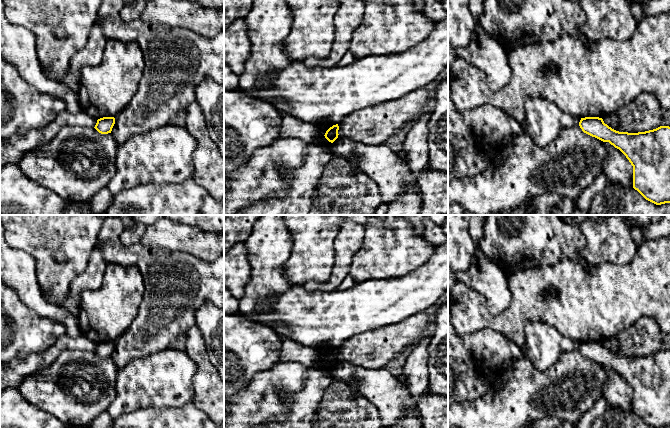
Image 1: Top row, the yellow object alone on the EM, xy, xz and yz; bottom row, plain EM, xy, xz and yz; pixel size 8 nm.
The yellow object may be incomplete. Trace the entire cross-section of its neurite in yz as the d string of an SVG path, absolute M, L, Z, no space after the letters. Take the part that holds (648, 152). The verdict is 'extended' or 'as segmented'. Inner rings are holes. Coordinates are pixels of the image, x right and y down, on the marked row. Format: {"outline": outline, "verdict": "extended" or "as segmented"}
{"outline": "M599 117L581 118L579 126L584 133L603 142L609 142L626 156L633 166L633 188L646 200L656 205L670 203L669 126L660 126L653 130L638 133L619 132L609 127Z", "verdict": "as segmented"}

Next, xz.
{"outline": "M336 124L336 125L333 125L332 127L330 127L327 131L326 131L326 133L325 133L325 138L329 141L329 142L331 142L331 143L333 143L337 138L338 138L338 130L339 130L339 126L338 126L338 124Z", "verdict": "as segmented"}

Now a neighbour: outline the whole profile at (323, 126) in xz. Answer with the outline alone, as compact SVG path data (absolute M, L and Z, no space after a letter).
M329 120L317 122L317 124L318 124L318 129L317 129L316 138L314 141L321 145L326 145L329 148L332 148L332 146L336 143L336 141L339 140L341 137L338 135L338 138L333 143L331 143L325 138L324 135L330 127L332 127L333 125L336 125L336 124L331 123Z

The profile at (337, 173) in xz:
M337 155L325 166L309 215L375 215L383 202L377 183L361 170L352 170L349 161Z

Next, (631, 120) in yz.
M652 92L641 93L632 103L622 107L617 115L619 123L615 130L619 132L638 133L653 130L660 126L670 127L670 109L663 109Z

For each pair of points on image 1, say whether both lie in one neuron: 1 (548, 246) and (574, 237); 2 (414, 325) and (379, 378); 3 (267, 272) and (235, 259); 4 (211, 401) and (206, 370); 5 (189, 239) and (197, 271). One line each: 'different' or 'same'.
1: same
2: different
3: different
4: same
5: different

